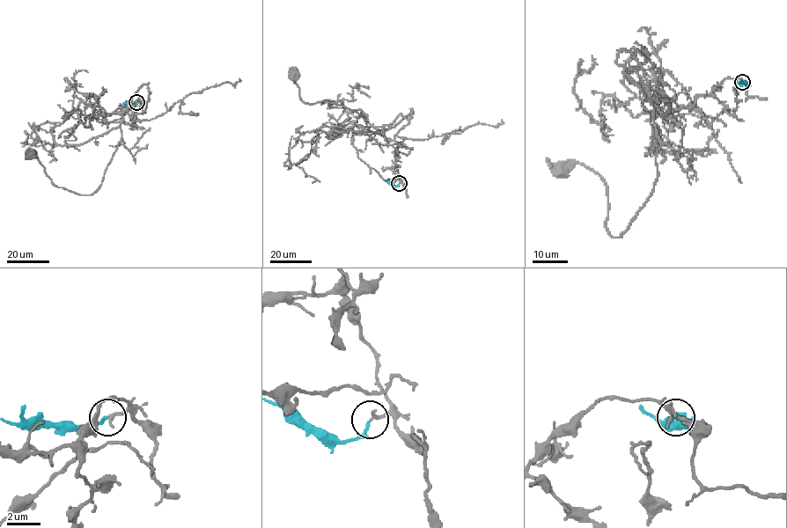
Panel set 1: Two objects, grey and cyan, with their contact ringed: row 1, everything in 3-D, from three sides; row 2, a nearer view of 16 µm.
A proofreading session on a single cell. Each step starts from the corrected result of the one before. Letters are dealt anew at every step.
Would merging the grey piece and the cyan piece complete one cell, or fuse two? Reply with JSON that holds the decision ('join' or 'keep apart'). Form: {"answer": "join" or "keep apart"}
{"answer": "join"}

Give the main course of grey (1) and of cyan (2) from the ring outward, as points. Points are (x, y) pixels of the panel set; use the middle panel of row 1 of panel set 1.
1: (399, 183), (397, 134), (408, 120), (400, 113), (374, 133), (356, 112), (303, 101), (293, 76)
2: (399, 184), (393, 186), (386, 180)

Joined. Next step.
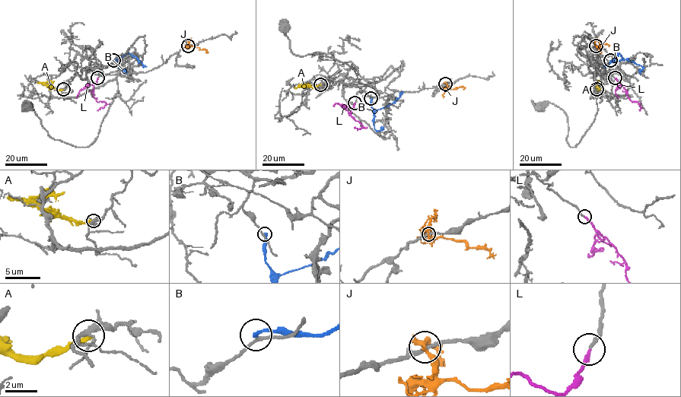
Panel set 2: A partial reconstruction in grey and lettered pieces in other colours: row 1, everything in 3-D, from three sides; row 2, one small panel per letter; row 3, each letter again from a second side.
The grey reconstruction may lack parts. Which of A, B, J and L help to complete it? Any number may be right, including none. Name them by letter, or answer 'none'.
L

